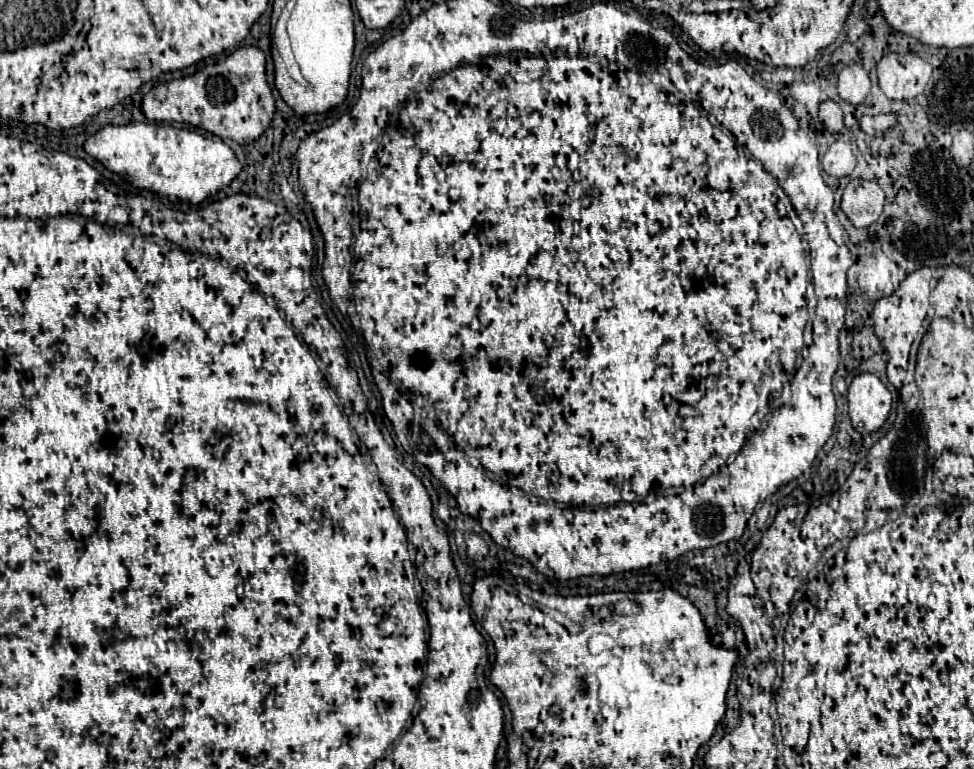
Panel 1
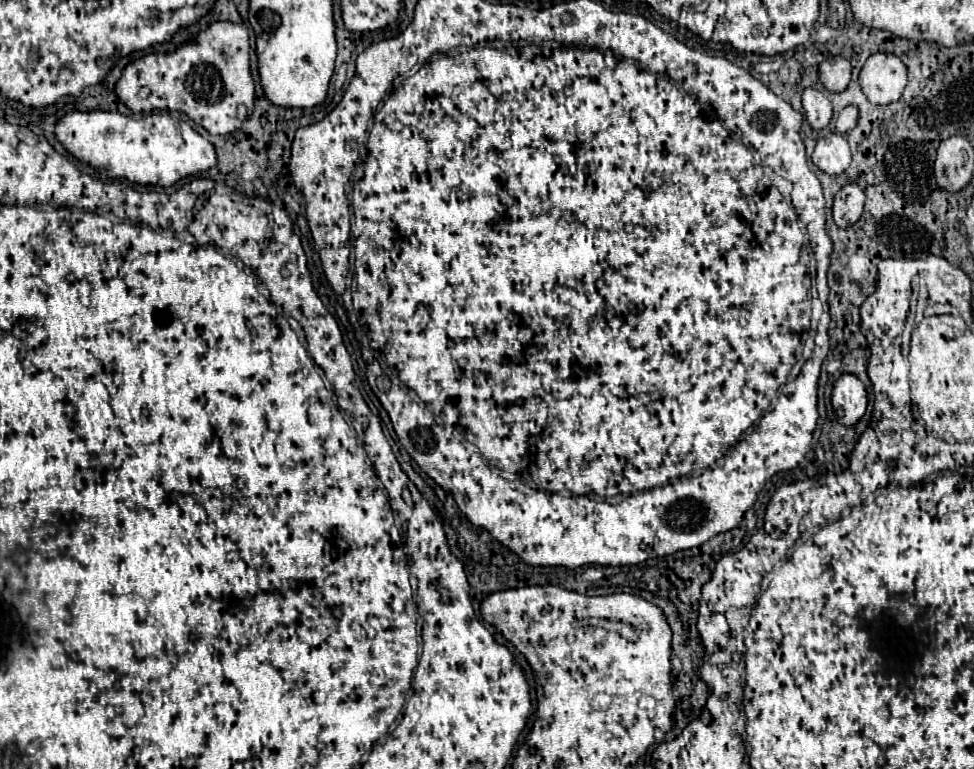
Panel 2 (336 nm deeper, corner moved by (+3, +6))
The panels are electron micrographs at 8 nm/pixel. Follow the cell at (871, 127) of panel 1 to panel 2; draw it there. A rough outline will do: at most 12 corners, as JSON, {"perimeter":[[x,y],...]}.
{"perimeter":[[848,106],[836,120],[840,134],[854,128],[858,110]]}

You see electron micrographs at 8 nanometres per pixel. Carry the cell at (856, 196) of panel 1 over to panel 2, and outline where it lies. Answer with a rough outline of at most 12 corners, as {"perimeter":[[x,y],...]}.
{"perimeter":[[846,184],[834,196],[838,228],[856,224],[864,210],[864,192]]}

